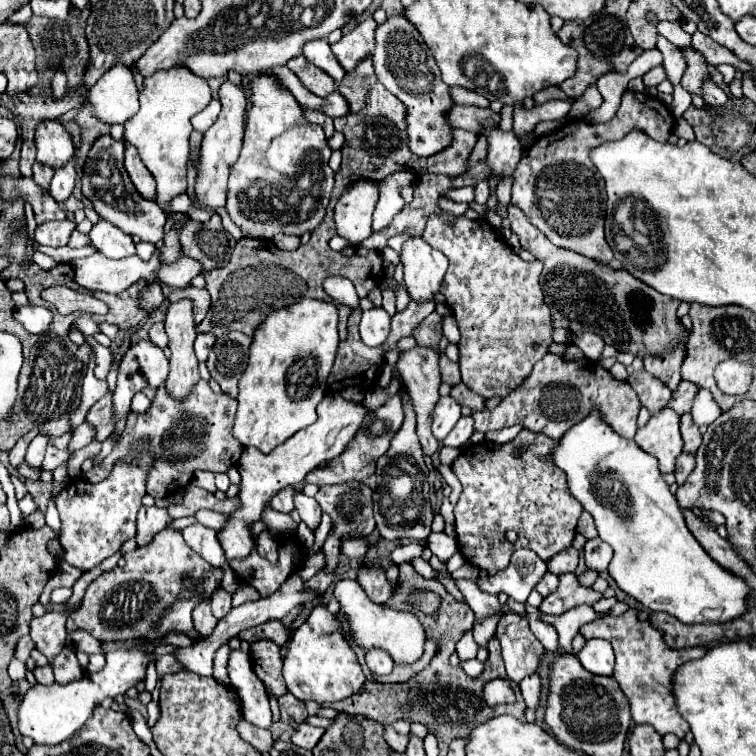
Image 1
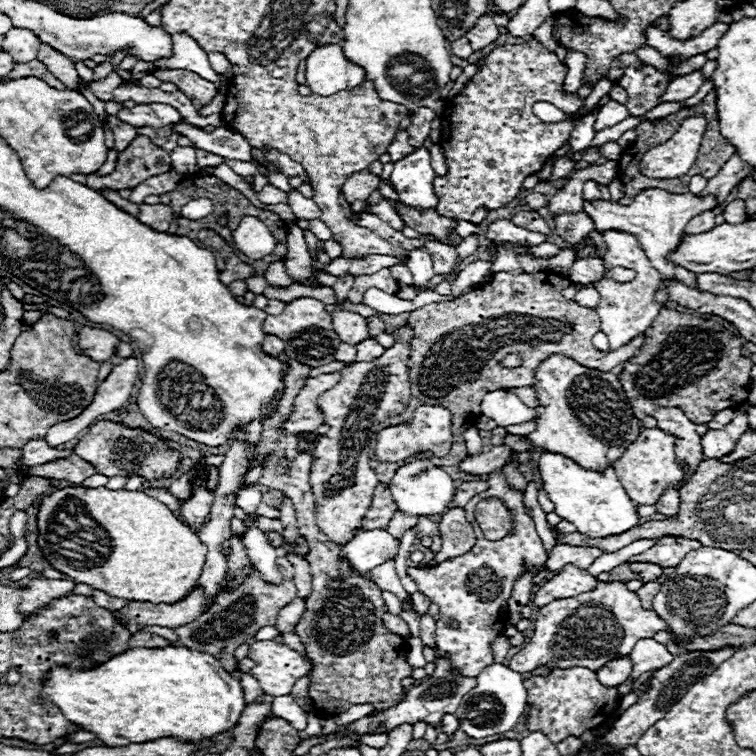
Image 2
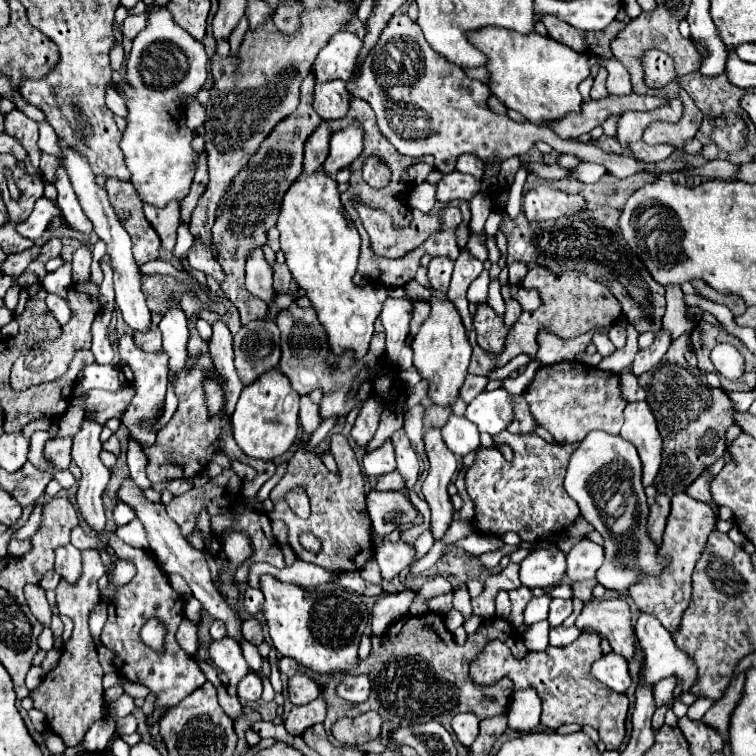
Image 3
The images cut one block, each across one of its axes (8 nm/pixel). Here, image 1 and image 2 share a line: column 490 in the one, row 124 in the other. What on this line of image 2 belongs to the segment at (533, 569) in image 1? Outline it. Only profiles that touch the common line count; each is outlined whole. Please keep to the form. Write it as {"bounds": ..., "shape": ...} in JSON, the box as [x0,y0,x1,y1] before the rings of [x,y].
{"bounds":[568,94,609,152],"shape":[[[606,94],[599,101],[598,108],[593,109],[590,114],[582,116],[582,118],[576,122],[576,126],[574,126],[572,134],[570,134],[570,140],[568,140],[572,152],[580,152],[580,150],[584,150],[584,148],[590,146],[590,142],[592,142],[592,138],[594,138],[594,134],[596,134],[596,132],[594,132],[594,122],[596,122],[599,109],[606,104],[609,99],[609,94]]]}

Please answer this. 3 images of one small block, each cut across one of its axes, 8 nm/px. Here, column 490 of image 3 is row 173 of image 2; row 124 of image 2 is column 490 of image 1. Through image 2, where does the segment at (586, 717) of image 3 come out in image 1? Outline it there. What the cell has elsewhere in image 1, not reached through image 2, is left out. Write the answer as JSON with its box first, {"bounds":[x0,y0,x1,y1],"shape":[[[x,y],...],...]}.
{"bounds":[484,678,516,706],"shape":[[[494,678],[484,684],[484,700],[488,706],[498,704],[512,704],[516,697],[511,683],[508,679]]]}

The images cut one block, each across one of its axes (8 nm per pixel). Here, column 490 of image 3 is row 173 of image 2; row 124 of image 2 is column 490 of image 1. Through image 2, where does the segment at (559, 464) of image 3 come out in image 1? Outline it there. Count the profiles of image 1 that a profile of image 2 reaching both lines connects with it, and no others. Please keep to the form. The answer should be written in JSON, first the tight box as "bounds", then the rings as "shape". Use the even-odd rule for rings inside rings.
{"bounds":[452,428,582,574],"shape":[[[526,428],[516,436],[516,440],[496,446],[492,442],[482,442],[464,450],[452,464],[454,474],[462,484],[462,494],[454,508],[456,516],[456,540],[462,556],[478,568],[488,570],[490,574],[500,572],[500,568],[508,566],[508,560],[516,548],[530,548],[542,560],[550,560],[554,554],[566,550],[576,534],[576,522],[582,514],[582,504],[570,494],[566,484],[566,474],[550,460],[550,452],[558,446],[556,440],[528,432]],[[526,444],[526,450],[520,458],[514,458],[514,446]],[[514,530],[518,534],[516,542],[506,540],[506,532]]]}

